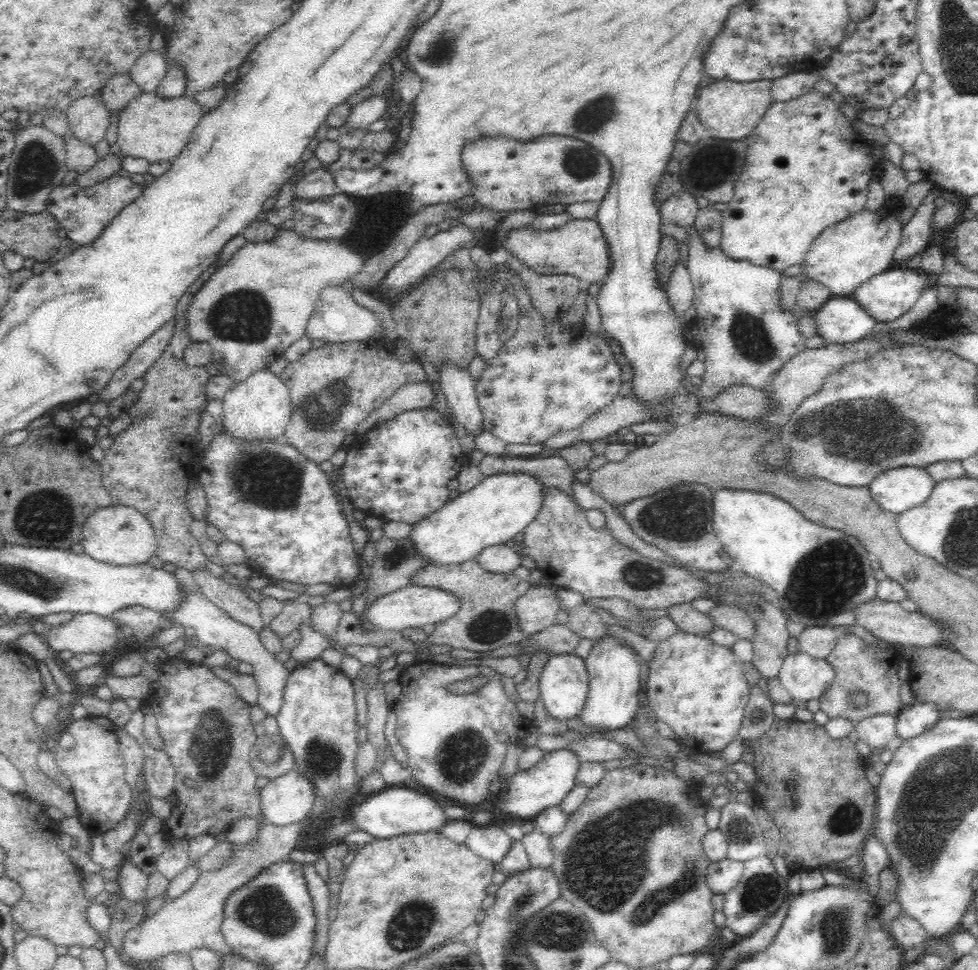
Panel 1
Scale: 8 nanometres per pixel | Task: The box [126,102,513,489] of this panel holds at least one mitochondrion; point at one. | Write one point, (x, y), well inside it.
(243, 318)

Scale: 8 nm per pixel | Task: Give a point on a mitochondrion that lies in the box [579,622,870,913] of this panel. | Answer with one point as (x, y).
(847, 819)

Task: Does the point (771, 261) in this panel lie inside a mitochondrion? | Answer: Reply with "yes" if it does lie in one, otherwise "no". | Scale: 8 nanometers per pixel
no

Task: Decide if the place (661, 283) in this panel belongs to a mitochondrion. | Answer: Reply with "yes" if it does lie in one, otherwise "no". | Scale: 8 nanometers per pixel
no

